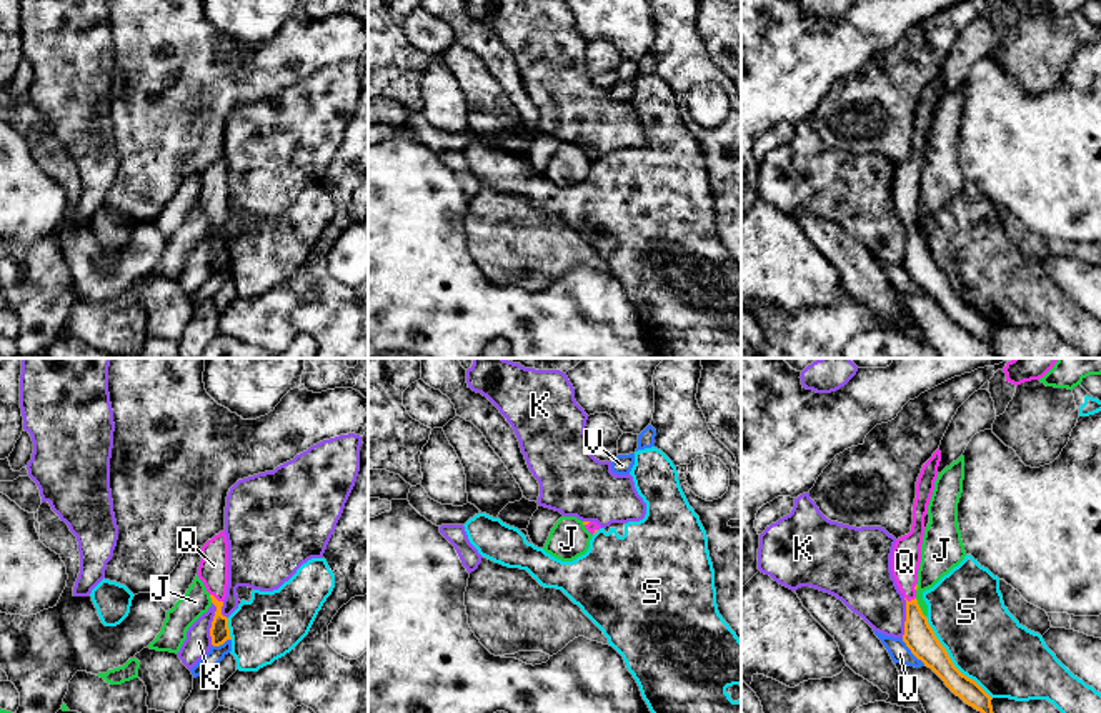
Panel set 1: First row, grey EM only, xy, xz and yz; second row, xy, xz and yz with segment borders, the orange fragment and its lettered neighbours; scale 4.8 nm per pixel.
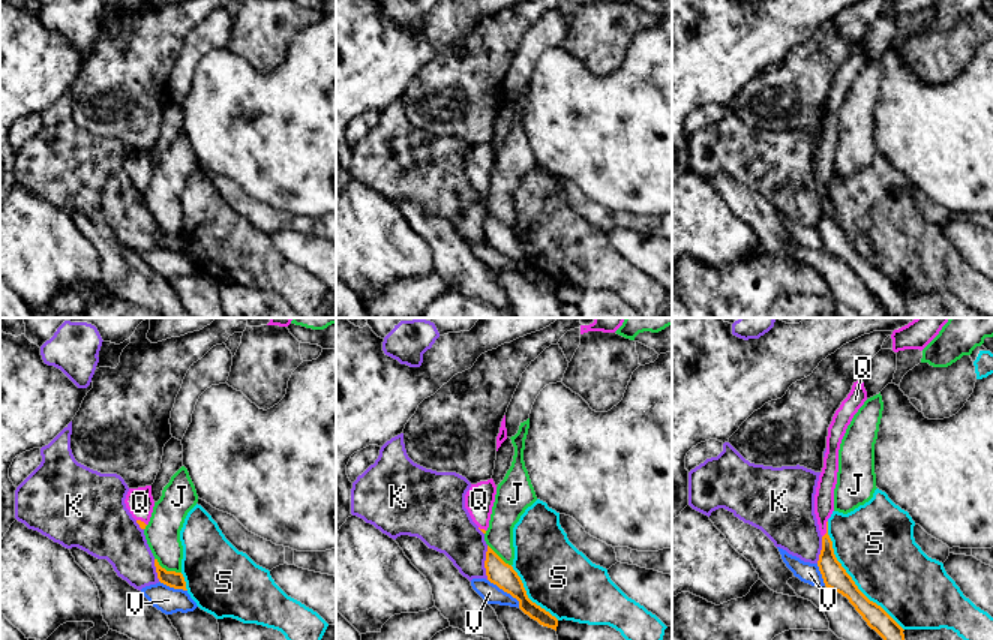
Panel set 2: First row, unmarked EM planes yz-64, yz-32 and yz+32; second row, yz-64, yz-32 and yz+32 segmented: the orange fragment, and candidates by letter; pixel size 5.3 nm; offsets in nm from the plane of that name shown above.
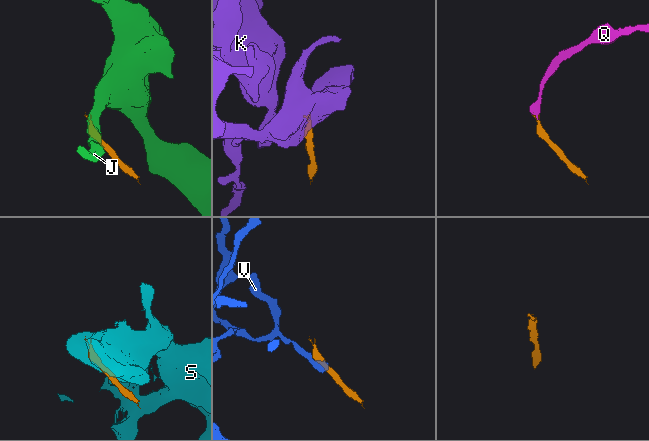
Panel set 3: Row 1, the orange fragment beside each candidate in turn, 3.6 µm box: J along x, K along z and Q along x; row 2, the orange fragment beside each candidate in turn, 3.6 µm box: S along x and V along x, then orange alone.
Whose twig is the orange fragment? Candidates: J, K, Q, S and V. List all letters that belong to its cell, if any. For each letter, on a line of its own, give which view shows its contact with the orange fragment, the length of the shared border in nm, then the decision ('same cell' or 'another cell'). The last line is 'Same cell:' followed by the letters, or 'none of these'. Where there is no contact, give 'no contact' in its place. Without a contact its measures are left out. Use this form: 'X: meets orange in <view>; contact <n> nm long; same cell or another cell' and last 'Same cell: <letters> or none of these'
J: meets orange in yz; contact 110 nm long; another cell
K: meets orange in xy; contact 220 nm long; another cell
Q: meets orange in xy; contact 80 nm long; same cell
S: meets orange in yz; contact 500 nm long; another cell
V: meets orange in yz; contact 180 nm long; another cell
Same cell: Q

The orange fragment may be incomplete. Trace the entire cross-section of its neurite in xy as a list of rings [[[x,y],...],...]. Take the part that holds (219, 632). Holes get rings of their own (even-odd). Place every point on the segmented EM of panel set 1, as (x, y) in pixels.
[[[225,530],[202,546],[202,561],[197,575],[210,593],[212,603],[217,606],[210,636],[212,645],[220,646],[227,640],[232,640],[228,618],[222,615],[228,586],[228,541]]]

